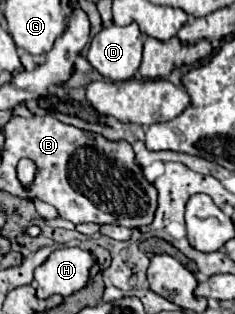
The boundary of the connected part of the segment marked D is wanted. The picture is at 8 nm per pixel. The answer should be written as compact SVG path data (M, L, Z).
M135 22L127 26L105 26L91 40L87 58L95 70L113 82L135 76L141 64L143 34Z

